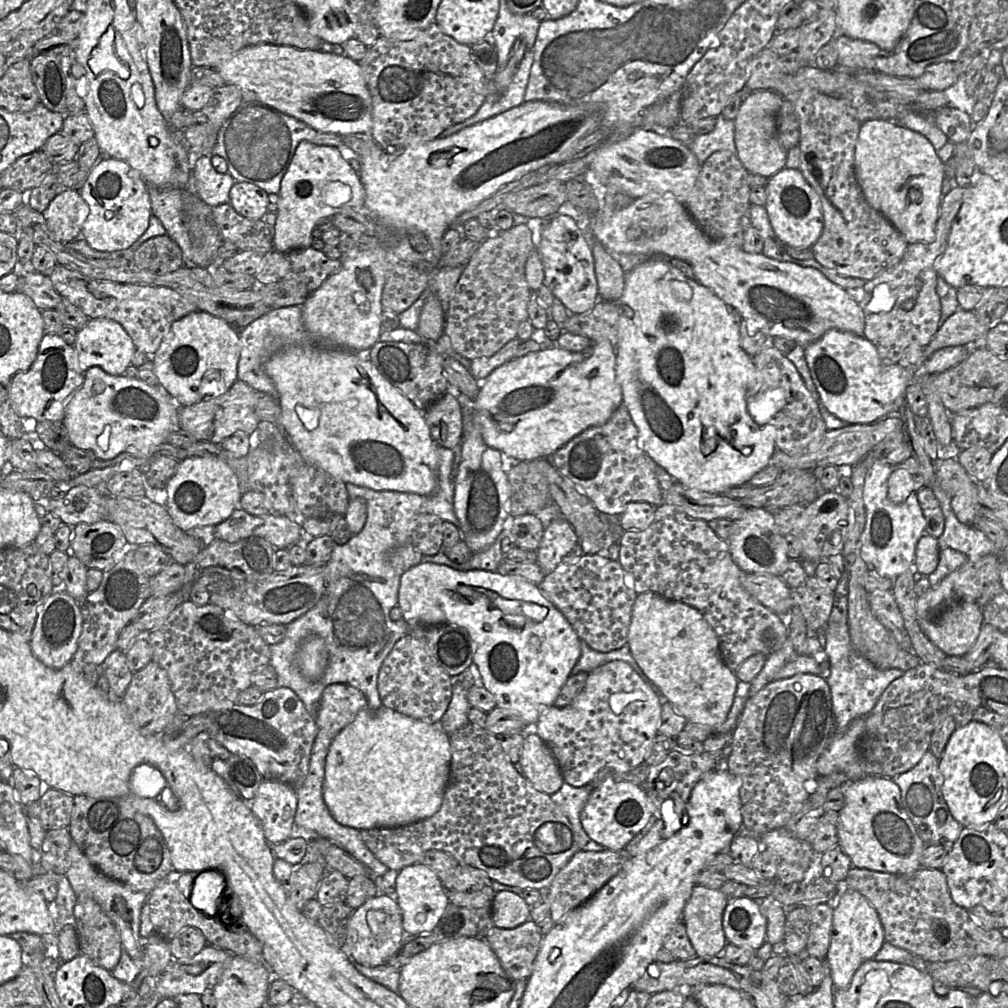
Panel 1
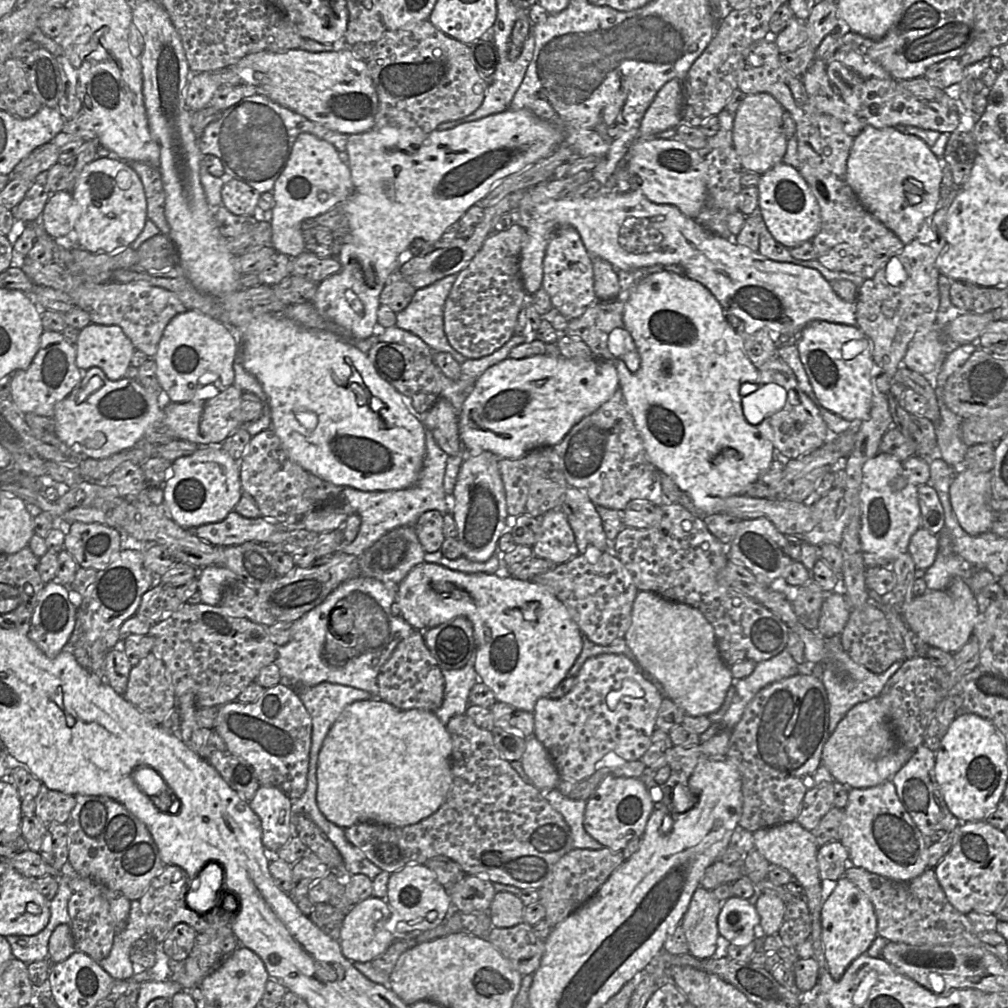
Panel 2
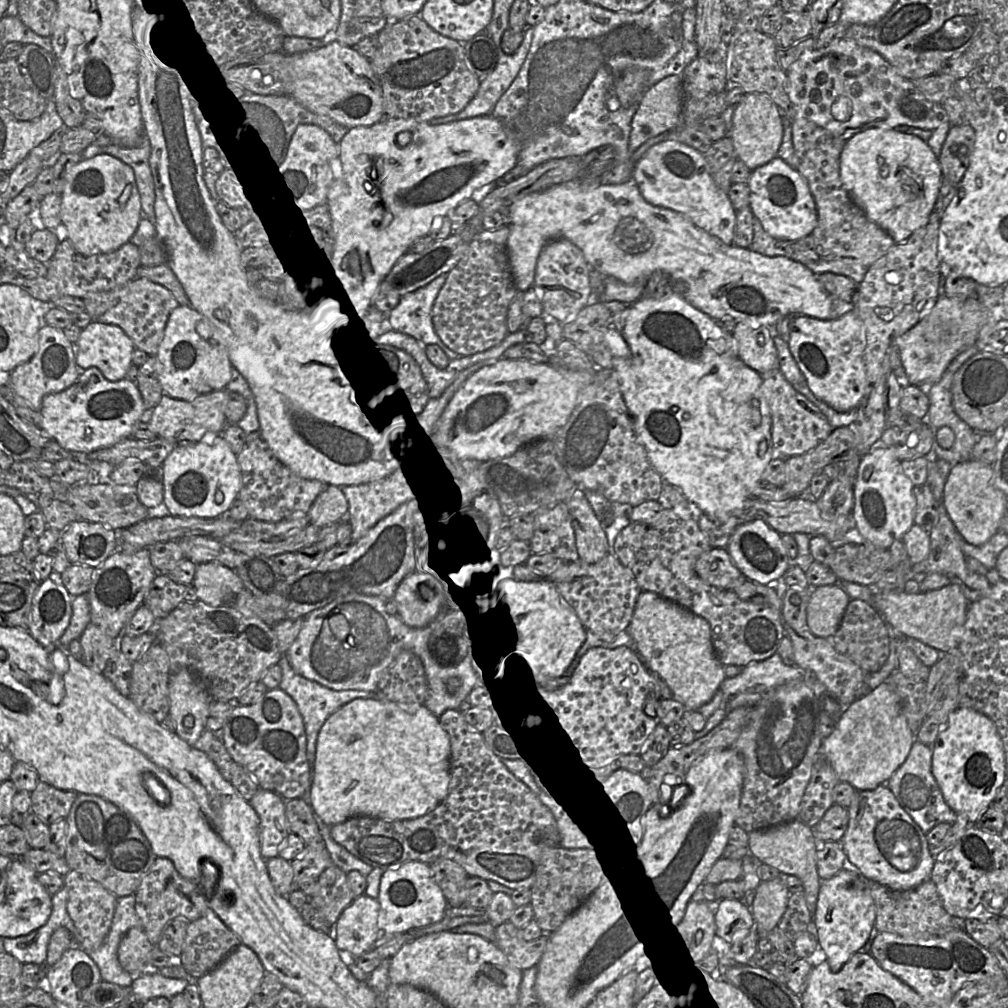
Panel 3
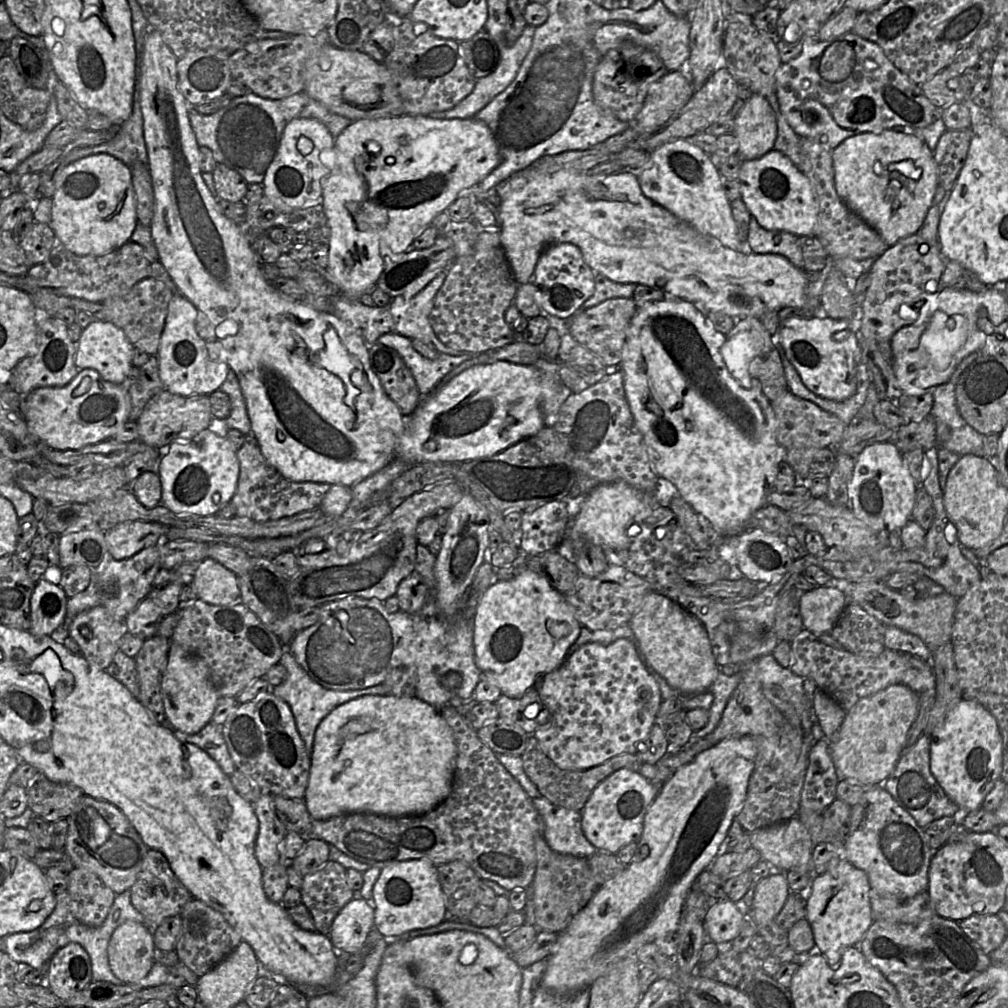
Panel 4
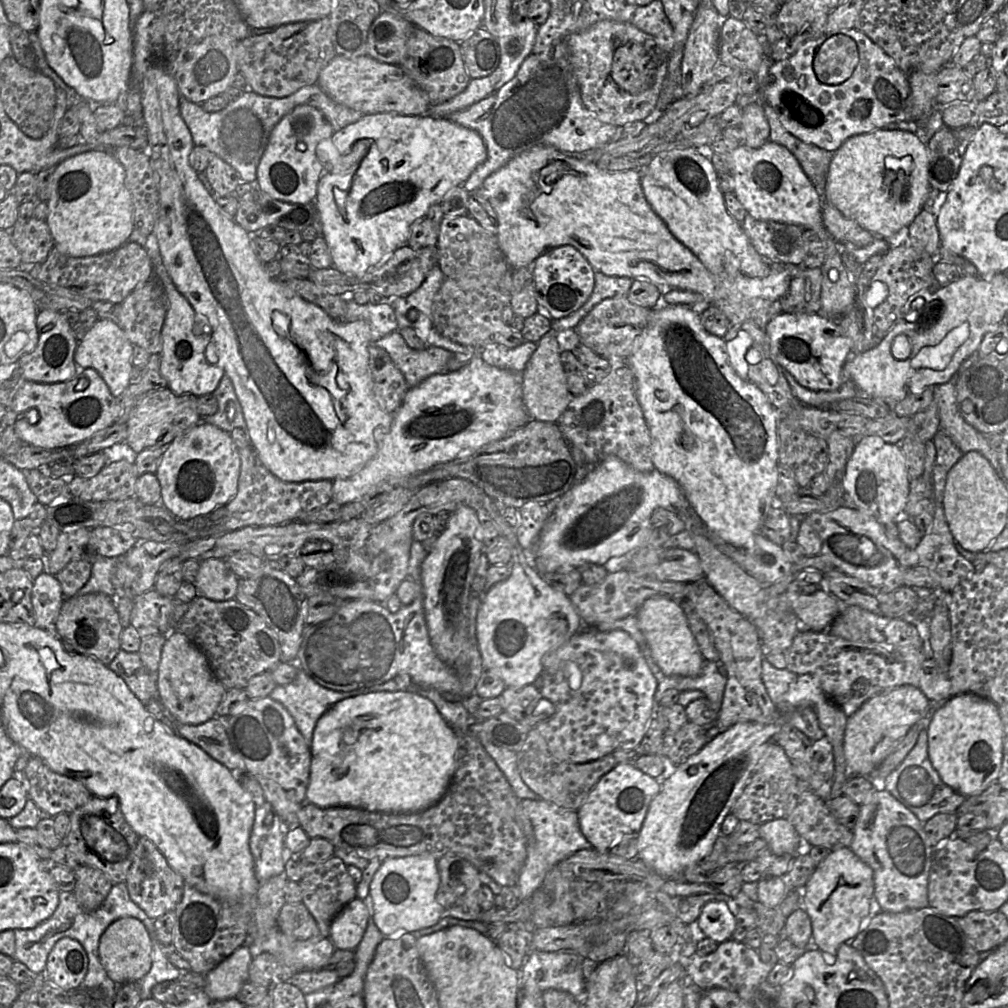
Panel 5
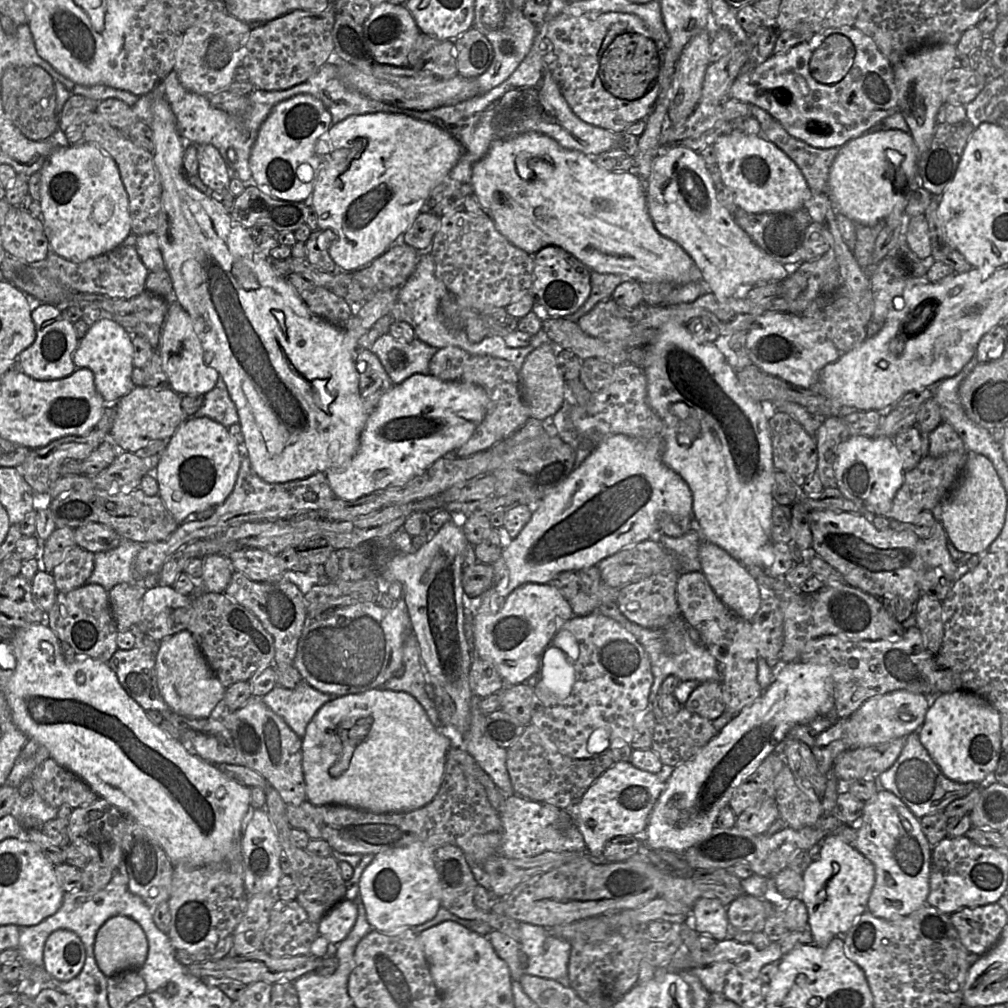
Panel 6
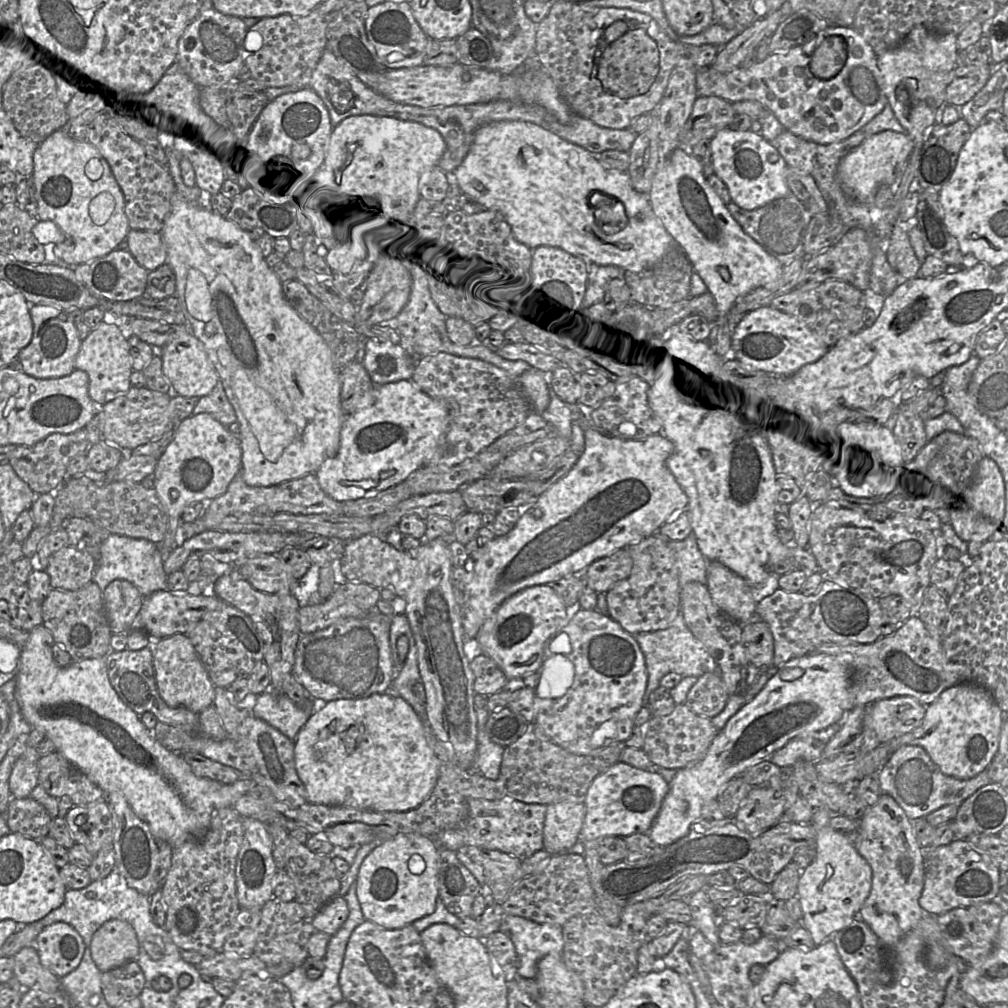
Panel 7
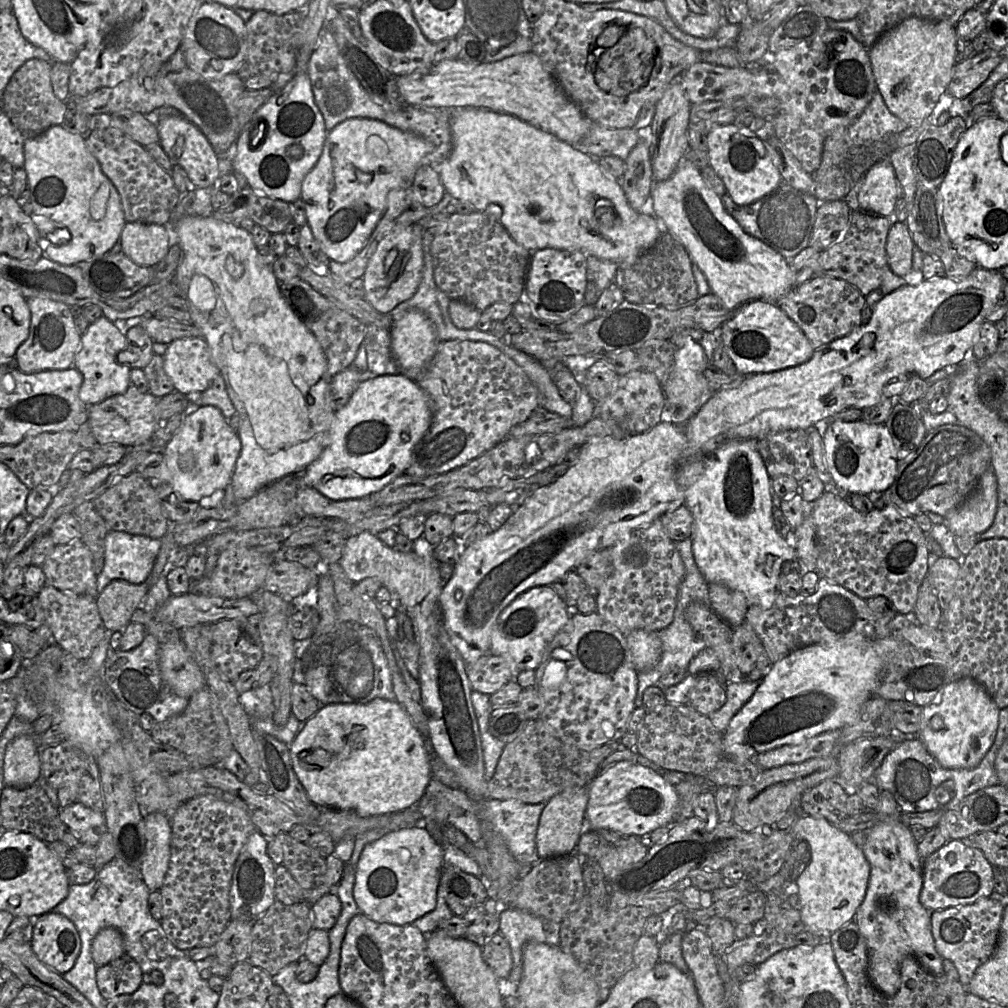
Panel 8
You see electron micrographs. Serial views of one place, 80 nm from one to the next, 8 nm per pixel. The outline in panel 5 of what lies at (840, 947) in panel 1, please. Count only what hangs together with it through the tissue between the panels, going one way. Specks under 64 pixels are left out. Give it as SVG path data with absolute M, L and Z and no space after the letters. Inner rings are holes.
M849 847L831 850L829 854L815 867L815 870L805 884L803 909L807 912L812 927L811 940L820 951L834 957L838 947L843 943L850 943L863 928L870 912L870 900L874 894L873 870L863 862Z

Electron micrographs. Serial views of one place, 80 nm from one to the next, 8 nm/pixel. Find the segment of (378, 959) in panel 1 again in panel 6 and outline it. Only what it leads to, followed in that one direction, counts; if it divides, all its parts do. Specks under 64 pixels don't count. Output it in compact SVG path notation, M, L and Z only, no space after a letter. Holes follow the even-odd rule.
M343 899L318 923L318 932L331 944L338 945L352 931L358 916L354 901Z

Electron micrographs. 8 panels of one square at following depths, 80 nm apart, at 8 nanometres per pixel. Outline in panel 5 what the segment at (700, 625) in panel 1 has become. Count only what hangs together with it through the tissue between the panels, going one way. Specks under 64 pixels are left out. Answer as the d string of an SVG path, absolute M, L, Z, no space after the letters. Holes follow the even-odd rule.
M654 595L644 601L635 617L647 640L652 659L664 674L686 677L700 674L705 658L689 627L687 615L678 601L668 596Z

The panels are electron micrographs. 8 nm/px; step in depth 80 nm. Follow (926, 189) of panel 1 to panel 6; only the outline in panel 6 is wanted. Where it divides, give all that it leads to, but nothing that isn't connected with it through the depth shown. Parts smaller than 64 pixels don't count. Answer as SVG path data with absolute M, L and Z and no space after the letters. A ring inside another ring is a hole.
M898 129L865 133L839 149L830 168L827 195L837 213L857 225L876 226L893 211L905 213L909 195L920 187L918 161L909 133Z

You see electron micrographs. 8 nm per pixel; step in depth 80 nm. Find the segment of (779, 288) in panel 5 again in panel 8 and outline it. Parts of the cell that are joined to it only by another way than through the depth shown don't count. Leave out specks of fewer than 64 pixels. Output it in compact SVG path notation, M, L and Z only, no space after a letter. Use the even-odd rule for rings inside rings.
M457 108L451 109L451 132L453 147L448 158L443 161L438 167L438 173L442 180L447 193L453 198L468 202L476 211L485 211L490 204L497 204L502 209L500 222L511 238L520 246L527 249L529 252L534 252L543 248L554 248L561 250L578 250L585 254L592 254L600 259L609 260L620 263L633 263L635 258L644 250L651 247L660 235L659 228L655 217L642 214L640 211L635 211L629 205L623 192L620 180L610 177L599 165L598 159L583 153L575 146L572 146L555 135L545 132L527 122L524 122L510 114L494 112L488 109L479 108ZM599 199L609 200L616 213L616 218L612 225L603 226L595 216L596 202Z

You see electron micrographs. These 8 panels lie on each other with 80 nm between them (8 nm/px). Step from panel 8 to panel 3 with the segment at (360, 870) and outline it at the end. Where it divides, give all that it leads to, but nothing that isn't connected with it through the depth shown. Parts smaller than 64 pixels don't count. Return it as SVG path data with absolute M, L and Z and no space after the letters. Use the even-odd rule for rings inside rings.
M420 861L403 863L396 869L386 870L381 878L378 927L386 933L405 933L440 922L449 907L440 886L435 882L429 864Z

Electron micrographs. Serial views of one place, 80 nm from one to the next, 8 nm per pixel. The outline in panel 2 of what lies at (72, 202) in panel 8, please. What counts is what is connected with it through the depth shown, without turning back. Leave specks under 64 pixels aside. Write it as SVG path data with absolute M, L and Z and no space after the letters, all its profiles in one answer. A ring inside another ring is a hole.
M97 157L87 164L76 179L72 195L79 206L79 217L73 227L75 241L93 254L129 247L148 219L145 190L139 175L129 164L115 158Z

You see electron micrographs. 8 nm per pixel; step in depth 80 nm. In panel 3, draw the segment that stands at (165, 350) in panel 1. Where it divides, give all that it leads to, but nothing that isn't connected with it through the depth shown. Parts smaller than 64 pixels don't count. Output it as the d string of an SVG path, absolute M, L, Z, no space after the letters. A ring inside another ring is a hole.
M181 304L169 316L156 356L158 358L158 380L164 393L172 398L192 401L202 394L226 389L231 380L232 363L228 351L210 344L197 331L197 323L203 319L203 316L192 305Z

